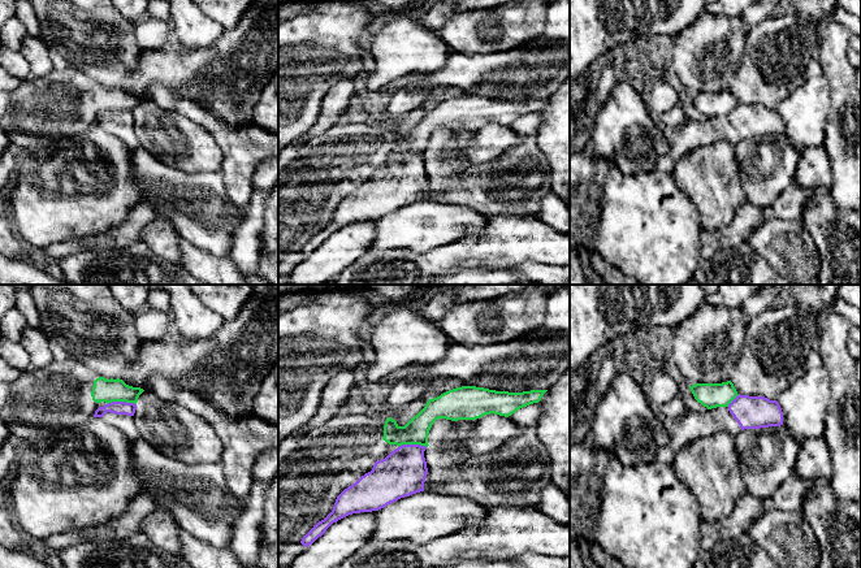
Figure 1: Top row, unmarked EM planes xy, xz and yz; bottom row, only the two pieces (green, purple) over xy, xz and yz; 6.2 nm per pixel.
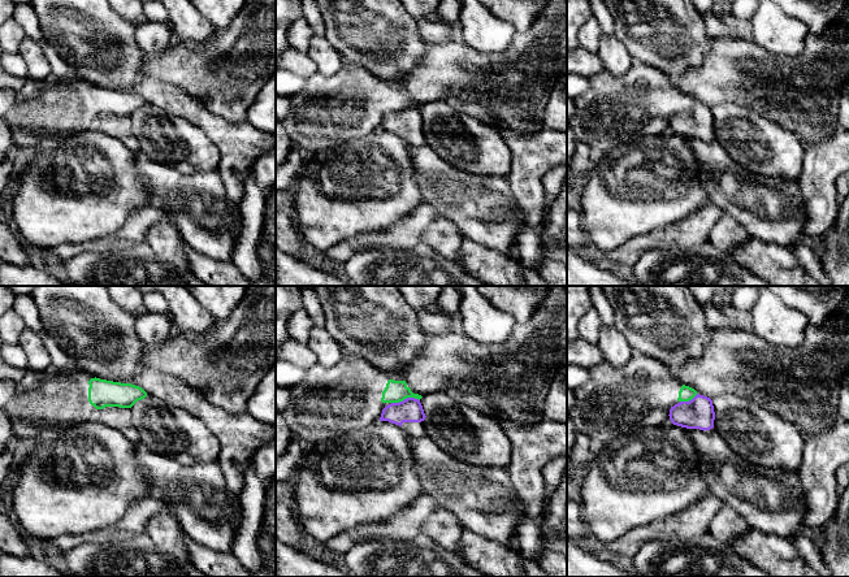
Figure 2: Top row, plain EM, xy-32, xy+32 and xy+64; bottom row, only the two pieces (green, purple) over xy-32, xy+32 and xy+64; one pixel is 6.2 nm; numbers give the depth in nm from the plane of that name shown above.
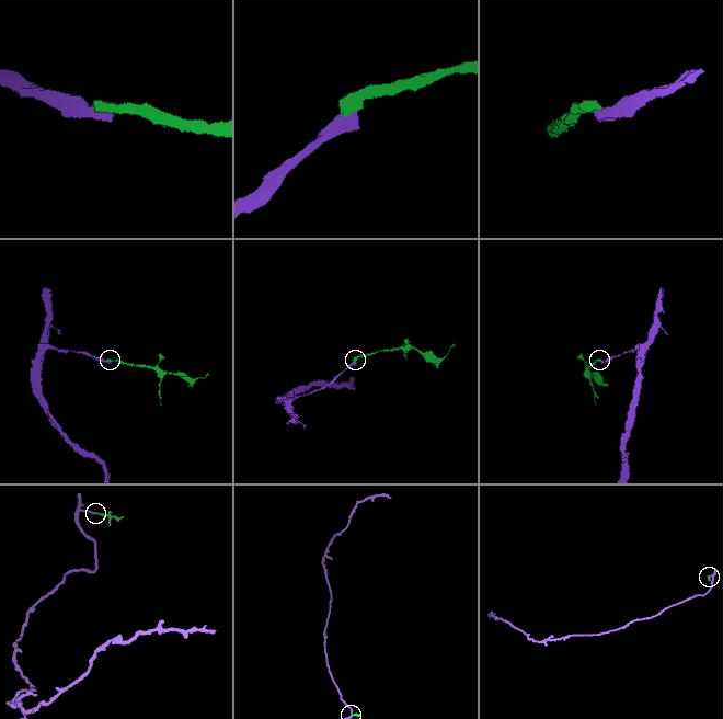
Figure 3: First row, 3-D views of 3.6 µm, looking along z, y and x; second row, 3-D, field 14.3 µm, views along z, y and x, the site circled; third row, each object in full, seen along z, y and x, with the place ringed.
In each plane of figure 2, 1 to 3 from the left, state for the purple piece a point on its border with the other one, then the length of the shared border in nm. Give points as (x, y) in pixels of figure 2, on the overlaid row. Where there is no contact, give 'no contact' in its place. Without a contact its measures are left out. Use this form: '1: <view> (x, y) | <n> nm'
1: no contact
2: xy+32 (404, 398) | 180 nm
3: xy+64 (688, 400) | 120 nm

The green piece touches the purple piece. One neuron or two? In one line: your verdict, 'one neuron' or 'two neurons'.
two neurons

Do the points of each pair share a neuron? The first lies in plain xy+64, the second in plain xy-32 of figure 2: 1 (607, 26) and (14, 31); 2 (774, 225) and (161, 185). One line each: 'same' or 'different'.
1: different
2: same

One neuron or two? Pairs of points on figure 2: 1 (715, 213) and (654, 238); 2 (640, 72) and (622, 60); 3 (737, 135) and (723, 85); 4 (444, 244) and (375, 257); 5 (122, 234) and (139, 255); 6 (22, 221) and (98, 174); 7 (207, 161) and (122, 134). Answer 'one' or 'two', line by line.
1: one
2: two
3: two
4: one
5: two
6: one
7: two

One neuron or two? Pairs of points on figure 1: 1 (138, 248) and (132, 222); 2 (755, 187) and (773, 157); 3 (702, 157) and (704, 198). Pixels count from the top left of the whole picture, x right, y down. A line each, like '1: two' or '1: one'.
1: two
2: one
3: one

